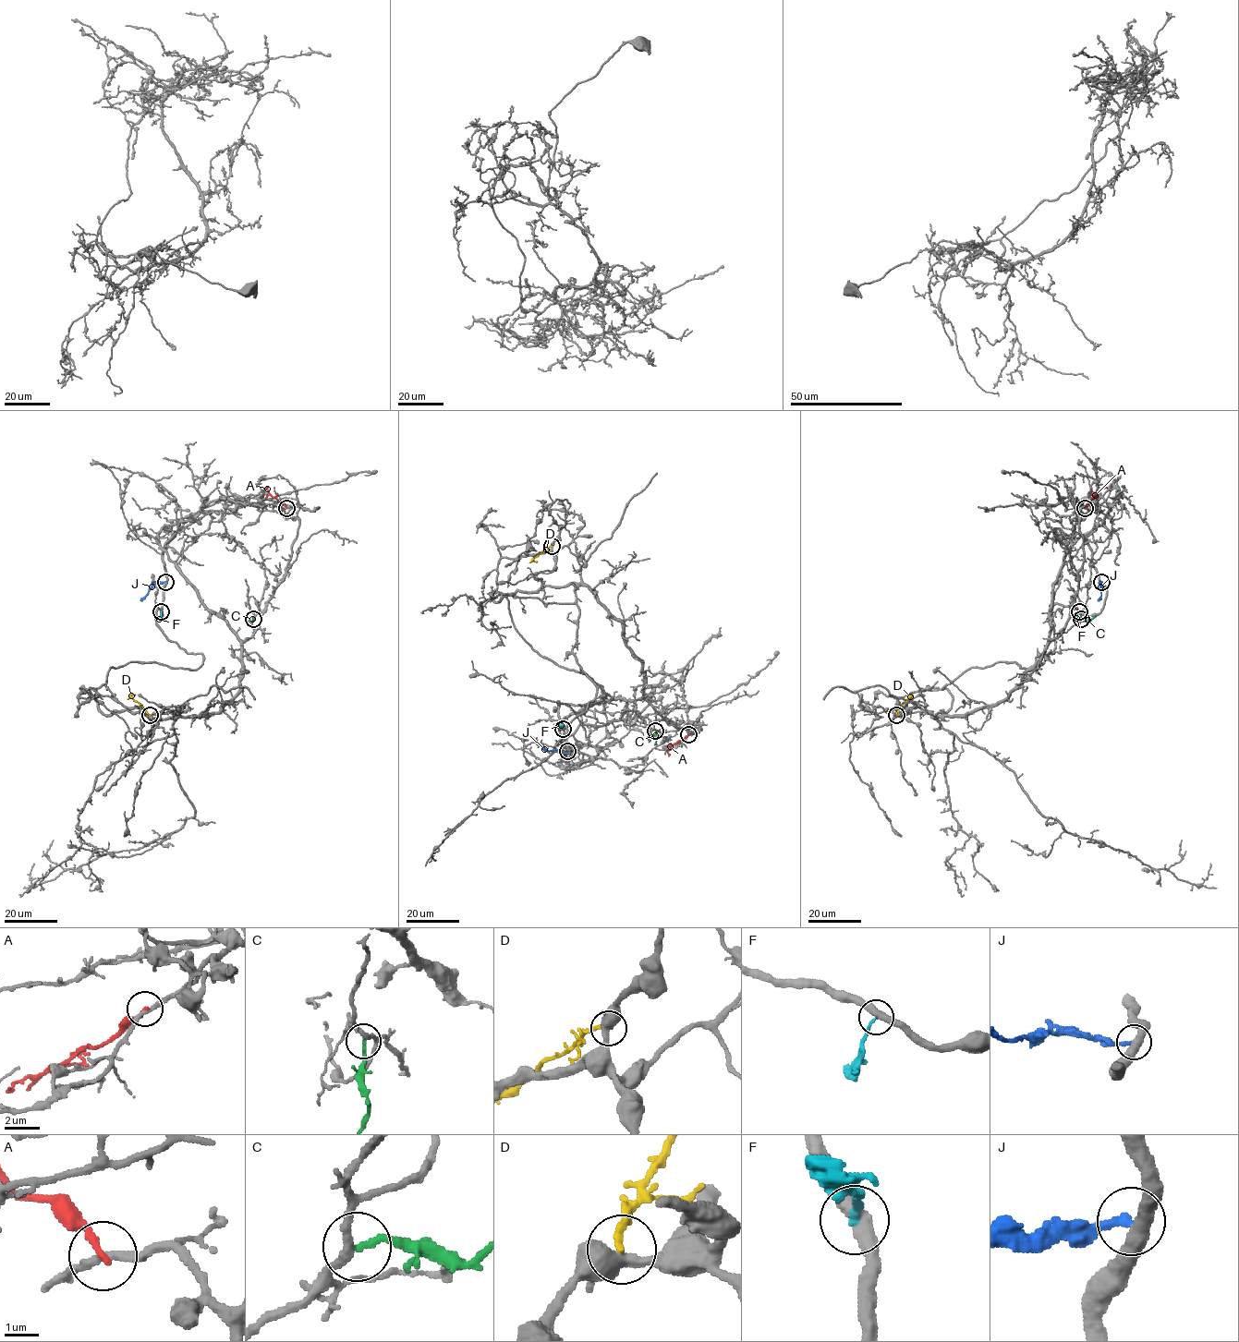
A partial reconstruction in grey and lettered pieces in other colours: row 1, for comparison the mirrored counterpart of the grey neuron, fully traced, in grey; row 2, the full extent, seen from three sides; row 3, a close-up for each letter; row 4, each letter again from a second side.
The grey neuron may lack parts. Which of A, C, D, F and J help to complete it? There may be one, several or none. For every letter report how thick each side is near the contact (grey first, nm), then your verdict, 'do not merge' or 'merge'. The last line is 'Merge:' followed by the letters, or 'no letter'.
A: calibres 220 and 200 nm; do not merge
C: calibres 260 and 180 nm; do not merge
D: calibres 500 and 200 nm; do not merge
F: calibres 440 and 190 nm; do not merge
J: calibres 440 and 220 nm; do not merge
Merge: no letter

